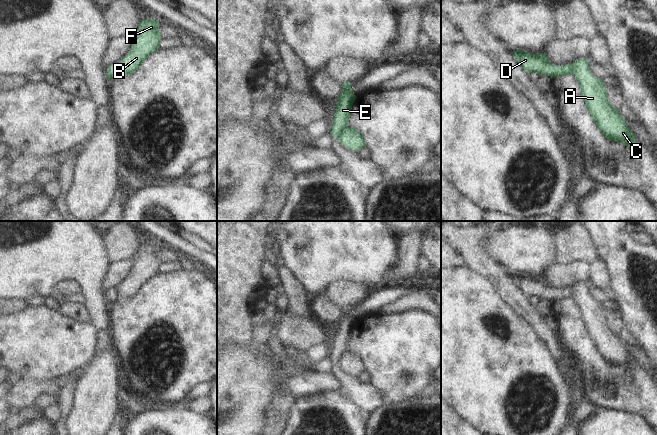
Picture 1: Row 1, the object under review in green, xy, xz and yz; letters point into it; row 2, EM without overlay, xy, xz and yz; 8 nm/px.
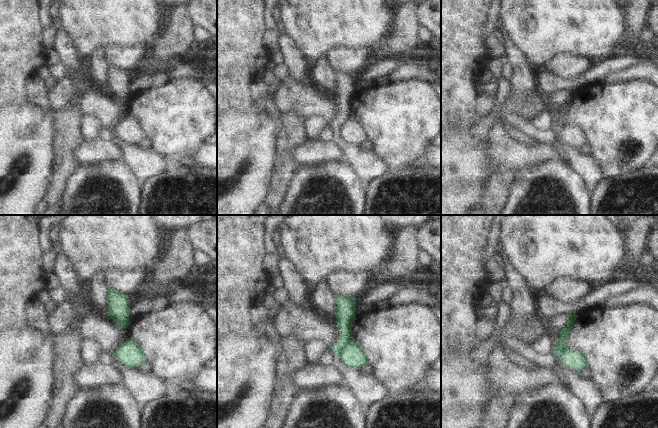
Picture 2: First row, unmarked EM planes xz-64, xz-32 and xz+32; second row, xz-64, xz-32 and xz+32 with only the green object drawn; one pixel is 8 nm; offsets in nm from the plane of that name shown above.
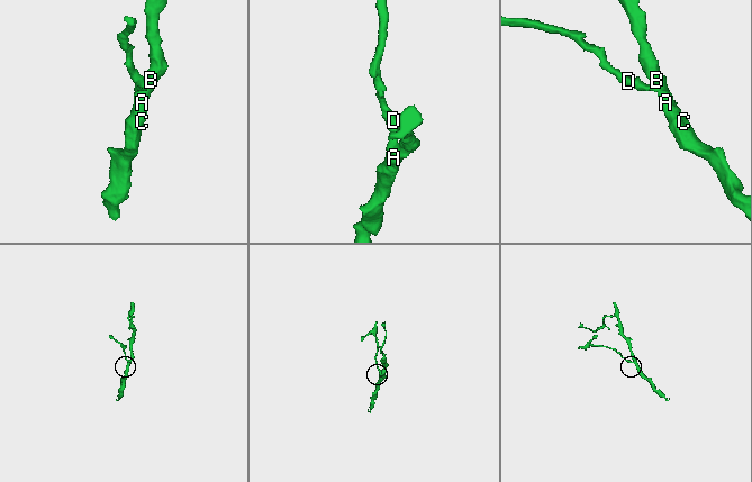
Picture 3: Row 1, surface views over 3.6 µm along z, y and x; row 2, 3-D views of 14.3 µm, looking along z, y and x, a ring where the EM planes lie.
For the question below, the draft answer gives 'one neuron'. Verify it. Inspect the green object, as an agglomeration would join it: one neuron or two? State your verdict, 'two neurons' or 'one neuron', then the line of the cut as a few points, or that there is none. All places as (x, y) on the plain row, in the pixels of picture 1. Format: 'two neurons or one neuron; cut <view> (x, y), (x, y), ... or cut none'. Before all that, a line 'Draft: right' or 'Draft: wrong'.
Draft: wrong
two neurons; cut xz (347, 350), (338, 362)

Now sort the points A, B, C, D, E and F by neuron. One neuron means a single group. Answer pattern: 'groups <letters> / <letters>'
groups A B C F / D E

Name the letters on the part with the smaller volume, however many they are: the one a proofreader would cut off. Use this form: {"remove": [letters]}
{"remove": ["D", "E"]}

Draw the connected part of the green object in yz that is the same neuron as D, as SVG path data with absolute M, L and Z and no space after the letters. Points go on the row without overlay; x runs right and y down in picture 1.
M517 274L512 277L514 283L524 292L528 298L536 296L540 300L545 299L553 302L565 299L574 299L574 290L572 288L557 290L548 284L548 281L545 277L535 279L521 274Z

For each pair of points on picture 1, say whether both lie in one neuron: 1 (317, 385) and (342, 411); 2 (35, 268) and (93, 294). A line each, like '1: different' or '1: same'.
1: different
2: same

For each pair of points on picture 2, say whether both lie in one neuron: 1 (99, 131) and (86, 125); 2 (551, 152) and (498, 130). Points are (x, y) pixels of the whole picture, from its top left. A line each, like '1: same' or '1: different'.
1: same
2: same

